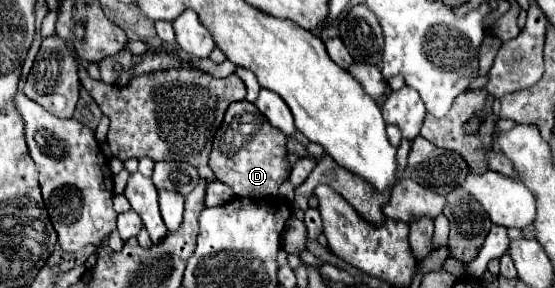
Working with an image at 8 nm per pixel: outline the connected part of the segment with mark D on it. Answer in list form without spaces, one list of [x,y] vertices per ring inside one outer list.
[[[239,101],[227,107],[223,125],[215,133],[209,167],[221,183],[227,183],[239,197],[269,197],[277,195],[291,167],[287,163],[287,135],[279,133],[249,101]]]

